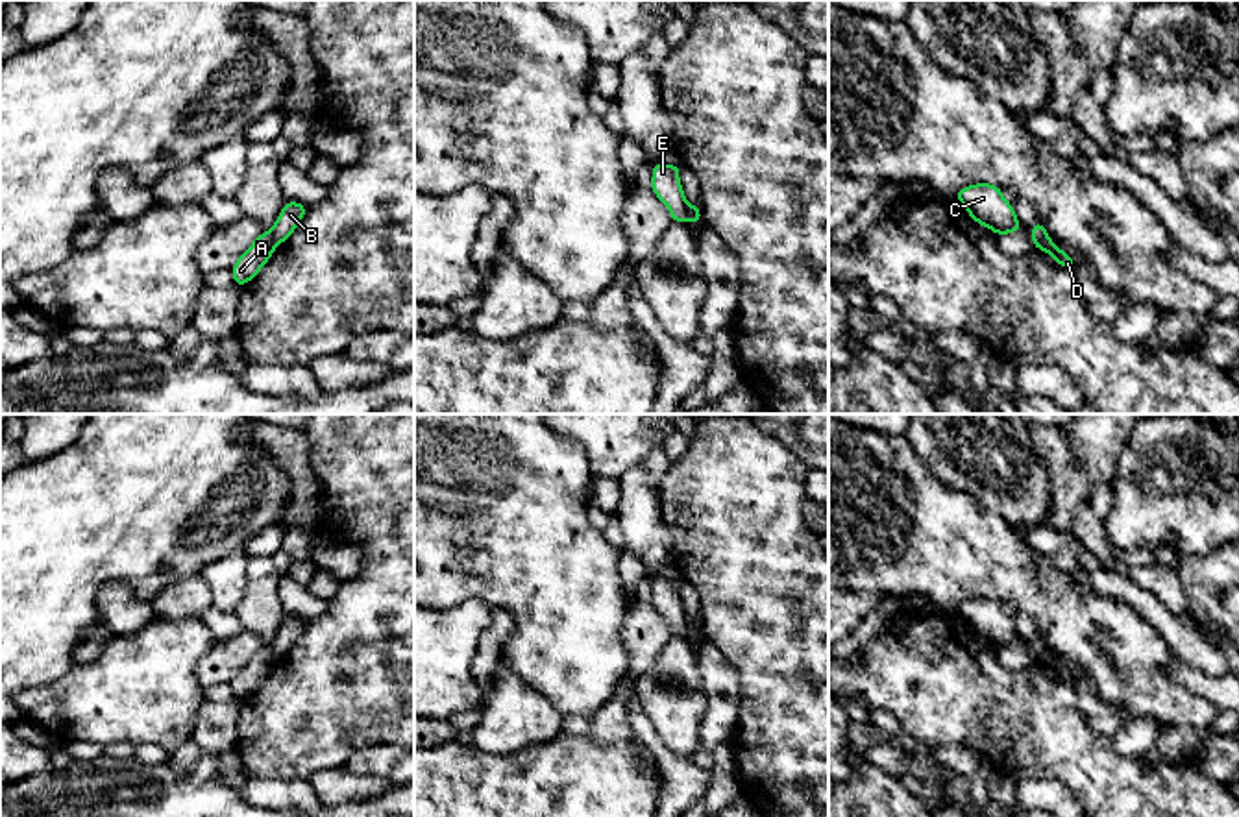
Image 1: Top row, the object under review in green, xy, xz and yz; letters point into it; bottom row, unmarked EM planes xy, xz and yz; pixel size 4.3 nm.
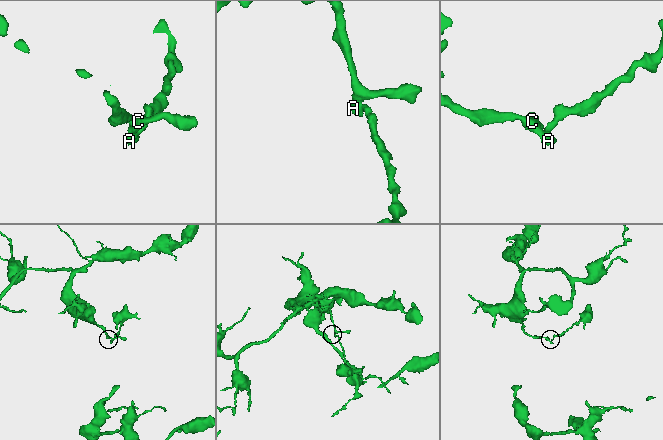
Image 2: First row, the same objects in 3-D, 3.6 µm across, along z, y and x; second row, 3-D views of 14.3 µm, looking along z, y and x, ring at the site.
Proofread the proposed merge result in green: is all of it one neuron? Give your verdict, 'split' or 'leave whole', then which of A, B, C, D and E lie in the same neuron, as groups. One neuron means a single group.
split; groups A C D E / B

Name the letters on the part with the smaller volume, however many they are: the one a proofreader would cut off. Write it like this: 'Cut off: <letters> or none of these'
Cut off: B

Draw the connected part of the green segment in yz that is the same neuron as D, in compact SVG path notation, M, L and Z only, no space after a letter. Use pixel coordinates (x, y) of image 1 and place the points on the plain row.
M1050 652L1043 654L1034 654L1036 664L1043 664L1052 669L1052 673L1061 680L1061 682L1074 682L1074 675L1069 667L1061 665Z

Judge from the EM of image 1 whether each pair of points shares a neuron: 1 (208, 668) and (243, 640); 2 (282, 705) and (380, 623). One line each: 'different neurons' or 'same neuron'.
1: same neuron
2: same neuron

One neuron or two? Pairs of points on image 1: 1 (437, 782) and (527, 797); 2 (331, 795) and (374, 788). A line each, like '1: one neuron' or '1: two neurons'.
1: one neuron
2: one neuron

